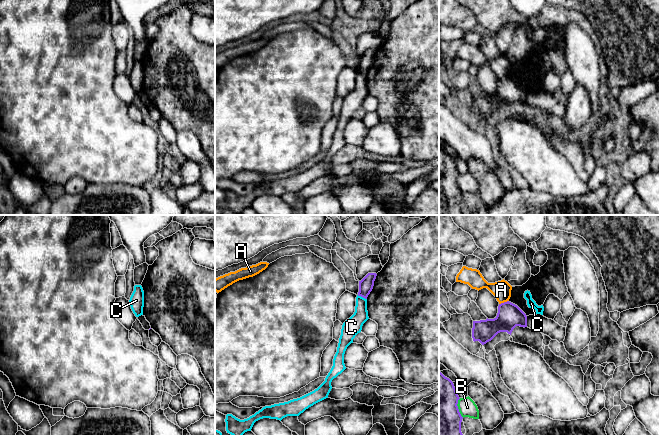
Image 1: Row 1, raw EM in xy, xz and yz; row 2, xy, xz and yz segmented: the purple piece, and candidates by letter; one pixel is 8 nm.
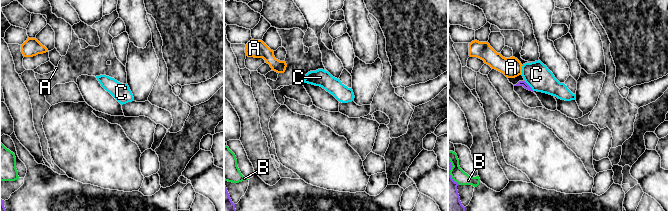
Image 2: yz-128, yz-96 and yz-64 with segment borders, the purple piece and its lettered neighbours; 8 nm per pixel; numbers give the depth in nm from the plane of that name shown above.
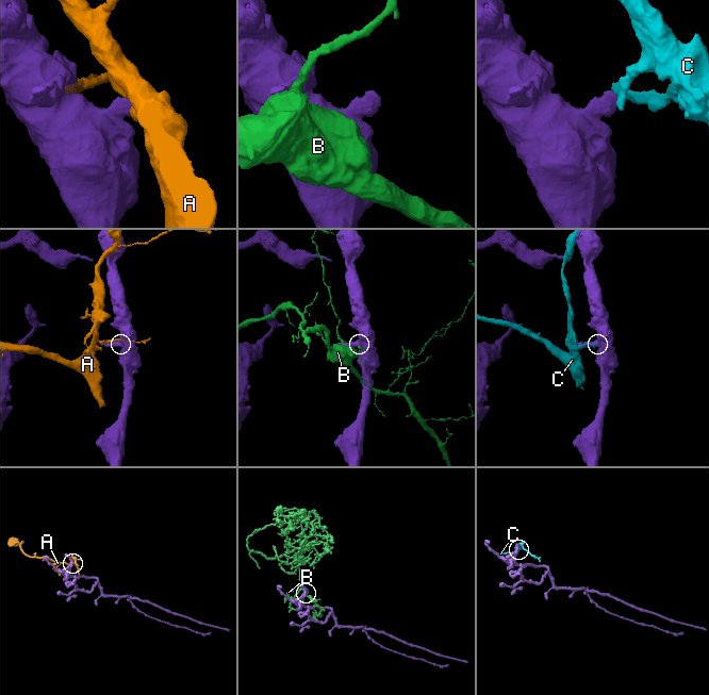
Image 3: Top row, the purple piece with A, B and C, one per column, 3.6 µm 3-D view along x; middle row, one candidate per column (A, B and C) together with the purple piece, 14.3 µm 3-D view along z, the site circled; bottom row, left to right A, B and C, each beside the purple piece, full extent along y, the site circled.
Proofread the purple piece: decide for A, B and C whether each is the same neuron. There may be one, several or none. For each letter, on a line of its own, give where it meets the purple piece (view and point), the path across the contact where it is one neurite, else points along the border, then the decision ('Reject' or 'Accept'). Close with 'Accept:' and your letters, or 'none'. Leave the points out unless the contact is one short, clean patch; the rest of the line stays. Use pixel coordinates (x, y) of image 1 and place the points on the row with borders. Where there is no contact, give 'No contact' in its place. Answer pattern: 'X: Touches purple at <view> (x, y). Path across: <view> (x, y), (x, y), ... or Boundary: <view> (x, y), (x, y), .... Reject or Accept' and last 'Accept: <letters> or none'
A: Touches purple at yz (504, 302). Boundary: yz (508, 300), (499, 304). Reject
B: Touches purple at yz (457, 408). Reject
C: Touches purple at xz (362, 296). Boundary: xz (357, 295), (366, 299). Reject
Accept: none

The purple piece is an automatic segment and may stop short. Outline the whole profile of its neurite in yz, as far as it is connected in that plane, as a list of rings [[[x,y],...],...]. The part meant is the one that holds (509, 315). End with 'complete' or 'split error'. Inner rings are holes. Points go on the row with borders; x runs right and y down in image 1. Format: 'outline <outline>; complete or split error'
outline [[[507,301],[499,304],[494,319],[473,321],[472,338],[484,345],[500,332],[511,335],[516,326],[527,327],[527,316],[517,305]]]; complete

